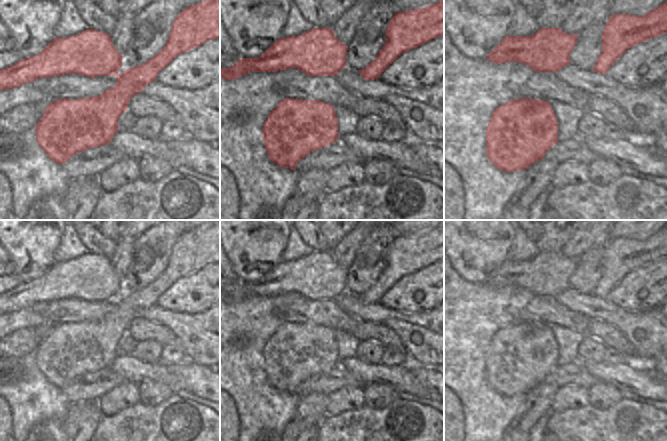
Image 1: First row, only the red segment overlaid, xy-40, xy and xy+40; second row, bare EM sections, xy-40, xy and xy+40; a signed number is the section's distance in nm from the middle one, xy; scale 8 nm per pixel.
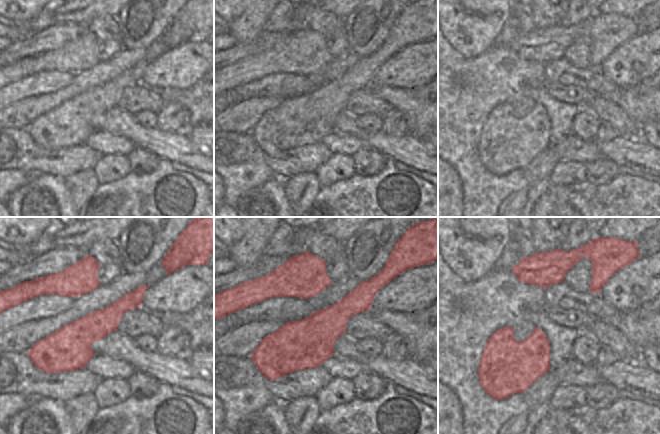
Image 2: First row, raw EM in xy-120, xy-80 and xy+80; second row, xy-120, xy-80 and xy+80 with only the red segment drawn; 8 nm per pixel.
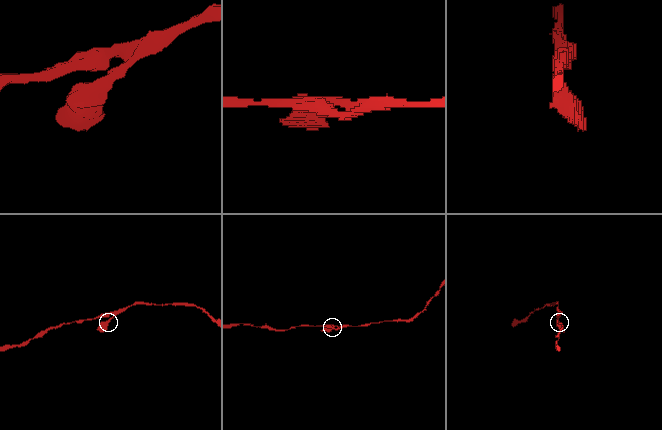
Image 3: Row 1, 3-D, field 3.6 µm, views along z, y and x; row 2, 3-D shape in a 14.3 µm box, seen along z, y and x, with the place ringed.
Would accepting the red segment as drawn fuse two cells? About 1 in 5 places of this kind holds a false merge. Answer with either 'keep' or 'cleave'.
keep

